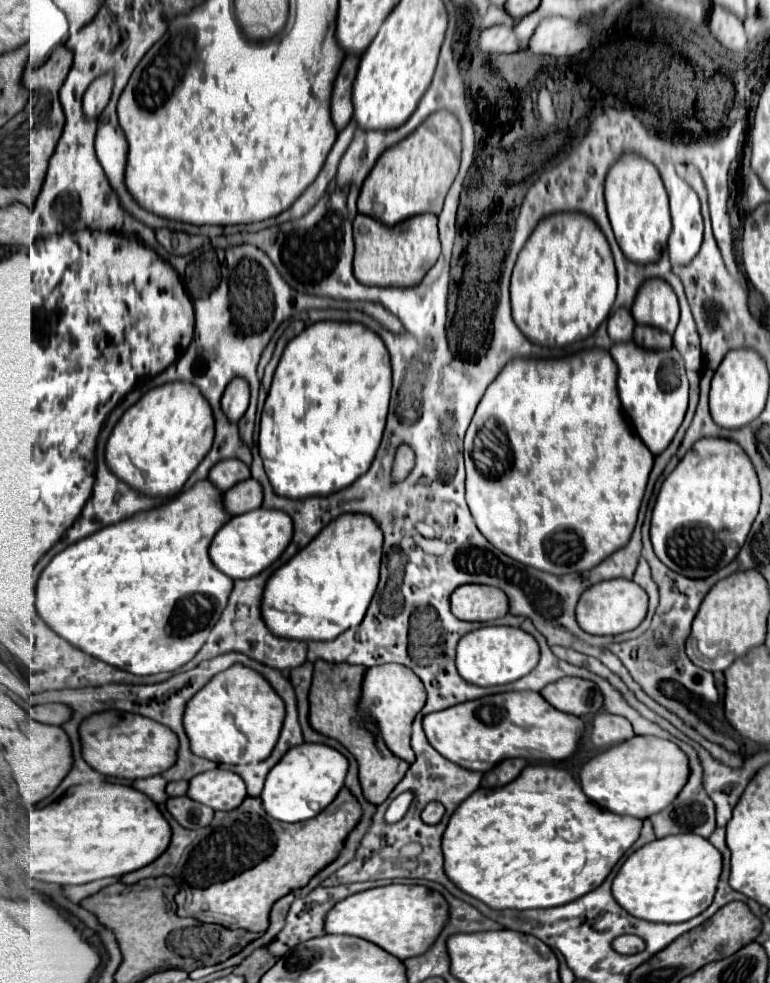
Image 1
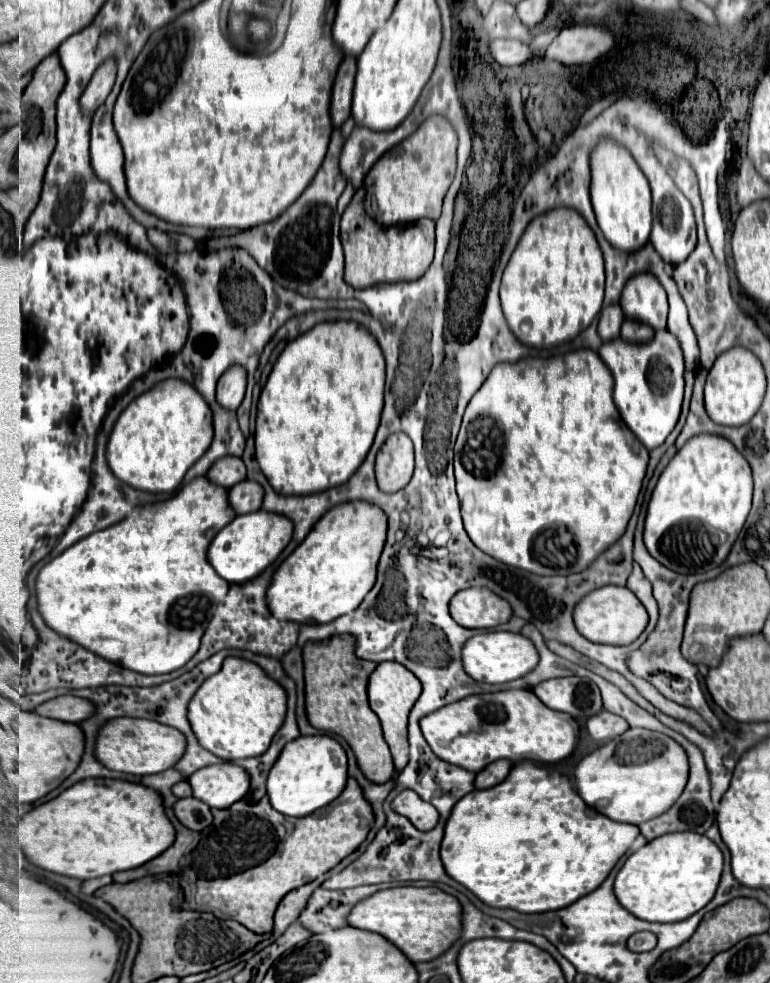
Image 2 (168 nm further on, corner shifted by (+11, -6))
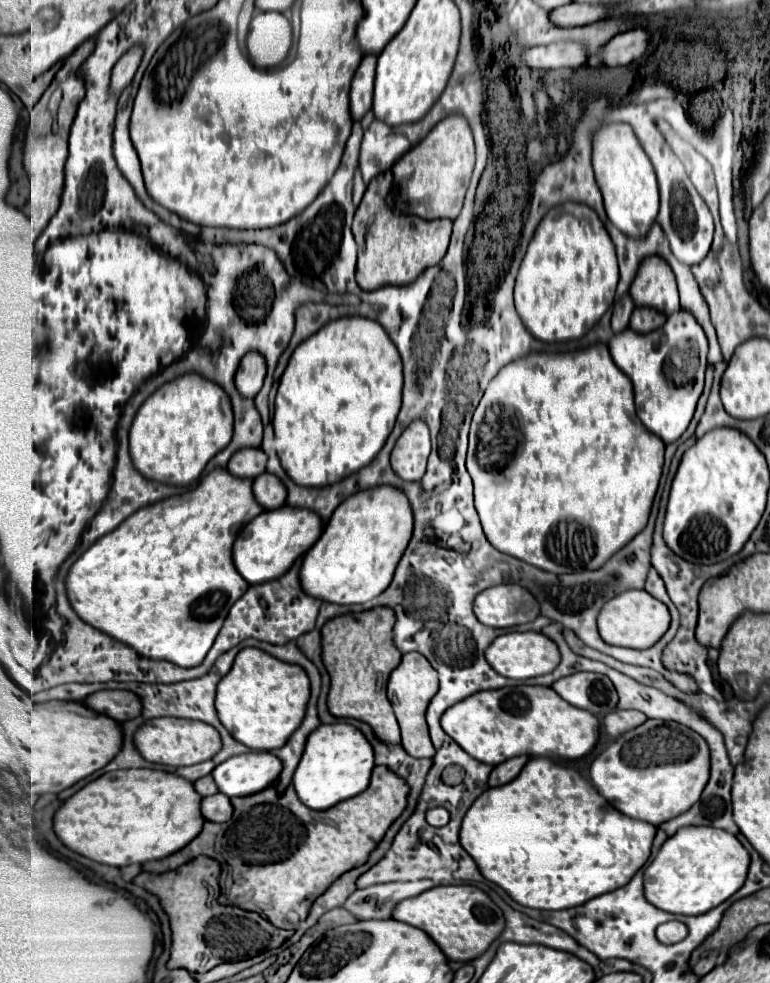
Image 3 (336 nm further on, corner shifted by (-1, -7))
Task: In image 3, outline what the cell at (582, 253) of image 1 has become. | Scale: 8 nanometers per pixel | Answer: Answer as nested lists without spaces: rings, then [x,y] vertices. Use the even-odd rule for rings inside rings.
[[[584,204],[554,206],[538,224],[520,264],[514,288],[516,310],[528,332],[542,342],[584,336],[612,306],[618,284],[614,244],[598,214]]]

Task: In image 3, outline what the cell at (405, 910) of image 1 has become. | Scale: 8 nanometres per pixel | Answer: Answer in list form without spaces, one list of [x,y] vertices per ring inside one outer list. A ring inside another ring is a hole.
[[[436,886],[396,906],[394,916],[406,924],[422,928],[454,962],[472,962],[482,956],[488,946],[504,930],[504,914],[492,898],[476,886]]]

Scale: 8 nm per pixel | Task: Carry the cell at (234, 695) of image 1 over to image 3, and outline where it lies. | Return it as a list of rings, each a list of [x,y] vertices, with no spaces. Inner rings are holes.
[[[242,648],[232,670],[220,680],[216,710],[228,732],[252,750],[276,750],[302,724],[310,698],[310,678],[298,664],[282,662],[258,648]]]

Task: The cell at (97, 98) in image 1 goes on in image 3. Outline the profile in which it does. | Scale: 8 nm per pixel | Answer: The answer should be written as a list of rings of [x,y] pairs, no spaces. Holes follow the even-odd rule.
[[[134,46],[132,50],[128,50],[114,66],[112,70],[112,82],[110,82],[110,88],[114,94],[120,94],[134,78],[138,66],[140,66],[140,60],[142,60],[142,54],[144,54],[144,48],[142,46]]]

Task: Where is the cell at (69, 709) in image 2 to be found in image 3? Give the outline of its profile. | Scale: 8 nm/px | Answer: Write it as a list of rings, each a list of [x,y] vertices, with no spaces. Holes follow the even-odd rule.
[[[100,690],[88,696],[84,702],[94,712],[108,714],[118,722],[126,722],[140,716],[140,696],[128,690]]]

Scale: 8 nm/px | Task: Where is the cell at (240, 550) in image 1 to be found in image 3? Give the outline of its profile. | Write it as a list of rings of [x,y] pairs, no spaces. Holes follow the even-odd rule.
[[[282,506],[276,510],[264,510],[250,524],[246,524],[236,538],[234,564],[248,584],[262,584],[280,578],[284,572],[288,572],[298,556],[312,548],[312,544],[320,538],[322,528],[324,522],[320,516],[316,516],[316,512],[308,512],[308,508]]]

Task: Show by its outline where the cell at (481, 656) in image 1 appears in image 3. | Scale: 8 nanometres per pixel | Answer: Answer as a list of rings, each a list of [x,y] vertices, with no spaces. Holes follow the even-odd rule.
[[[508,632],[490,644],[486,650],[486,660],[498,674],[514,680],[526,680],[552,672],[560,664],[560,650],[556,642],[552,642],[542,632]]]

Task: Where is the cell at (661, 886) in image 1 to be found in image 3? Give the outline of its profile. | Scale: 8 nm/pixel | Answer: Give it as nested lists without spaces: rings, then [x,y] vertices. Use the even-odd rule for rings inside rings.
[[[688,826],[670,836],[644,870],[646,898],[666,912],[690,916],[704,914],[742,888],[748,866],[750,852],[734,834],[712,826]]]

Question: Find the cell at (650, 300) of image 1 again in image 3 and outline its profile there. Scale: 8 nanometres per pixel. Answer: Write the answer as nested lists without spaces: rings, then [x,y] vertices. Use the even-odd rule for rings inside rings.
[[[650,256],[640,262],[638,274],[630,286],[630,296],[636,306],[650,306],[666,316],[680,308],[674,272],[660,256]]]

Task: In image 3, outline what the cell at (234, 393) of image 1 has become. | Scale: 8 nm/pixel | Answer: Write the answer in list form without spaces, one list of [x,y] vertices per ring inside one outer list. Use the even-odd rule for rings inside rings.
[[[248,352],[242,362],[240,368],[236,372],[236,388],[242,396],[246,398],[254,398],[264,382],[266,376],[266,360],[264,356],[260,356],[260,352]]]

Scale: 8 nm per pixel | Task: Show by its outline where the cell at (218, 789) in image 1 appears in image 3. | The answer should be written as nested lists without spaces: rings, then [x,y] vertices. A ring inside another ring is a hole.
[[[246,752],[228,758],[212,772],[218,788],[226,796],[256,794],[276,780],[282,762],[272,752]]]

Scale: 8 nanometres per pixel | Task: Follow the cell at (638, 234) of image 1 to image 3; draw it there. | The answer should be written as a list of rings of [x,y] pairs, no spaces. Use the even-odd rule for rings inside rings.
[[[610,122],[592,134],[592,166],[594,166],[598,188],[604,196],[608,220],[624,234],[634,236],[634,238],[644,238],[656,220],[656,214],[658,214],[658,184],[656,184],[656,174],[650,164],[650,158],[642,150],[636,134],[632,132],[632,128],[628,124]]]

